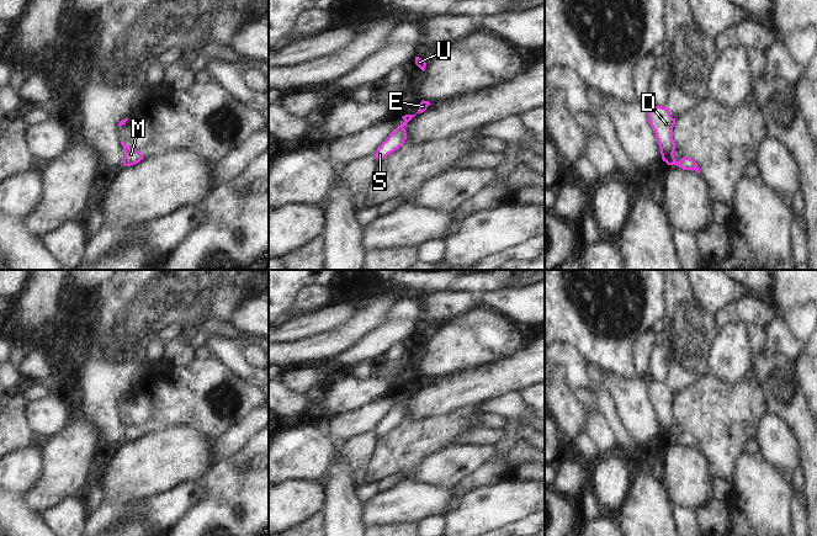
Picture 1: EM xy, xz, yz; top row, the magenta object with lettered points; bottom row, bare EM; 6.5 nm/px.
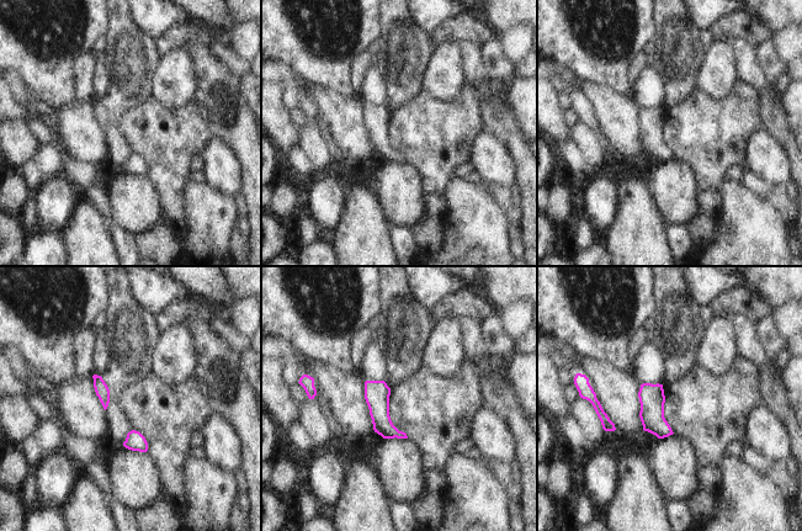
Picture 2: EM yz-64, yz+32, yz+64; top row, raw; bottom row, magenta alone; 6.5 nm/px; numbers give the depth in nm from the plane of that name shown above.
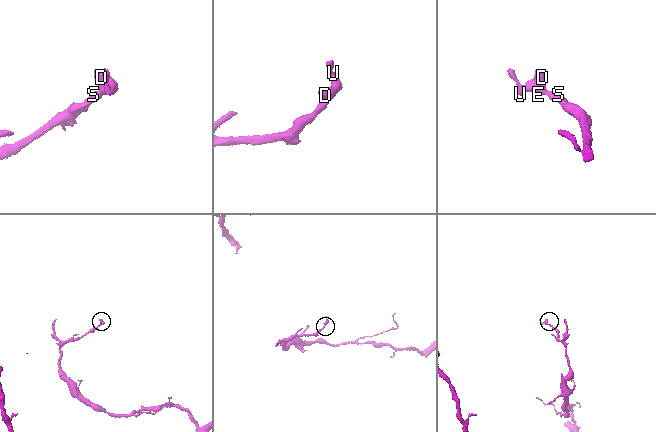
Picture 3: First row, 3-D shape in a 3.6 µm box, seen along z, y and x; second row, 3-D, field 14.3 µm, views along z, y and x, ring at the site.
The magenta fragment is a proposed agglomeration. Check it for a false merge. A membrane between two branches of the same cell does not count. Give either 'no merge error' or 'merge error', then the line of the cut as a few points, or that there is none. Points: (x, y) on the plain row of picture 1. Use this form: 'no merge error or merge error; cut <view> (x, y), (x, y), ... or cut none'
no merge error; cut none

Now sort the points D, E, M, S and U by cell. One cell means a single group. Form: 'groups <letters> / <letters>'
groups D E M S U

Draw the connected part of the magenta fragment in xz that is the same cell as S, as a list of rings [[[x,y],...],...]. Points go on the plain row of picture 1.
[[[405,391],[402,394],[404,396],[387,414],[382,420],[377,424],[375,429],[376,436],[384,435],[388,430],[393,429],[396,425],[403,421],[407,415],[407,409],[404,403],[415,391]]]

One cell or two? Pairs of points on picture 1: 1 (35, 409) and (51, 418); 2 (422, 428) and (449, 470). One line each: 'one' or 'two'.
1: one
2: two

